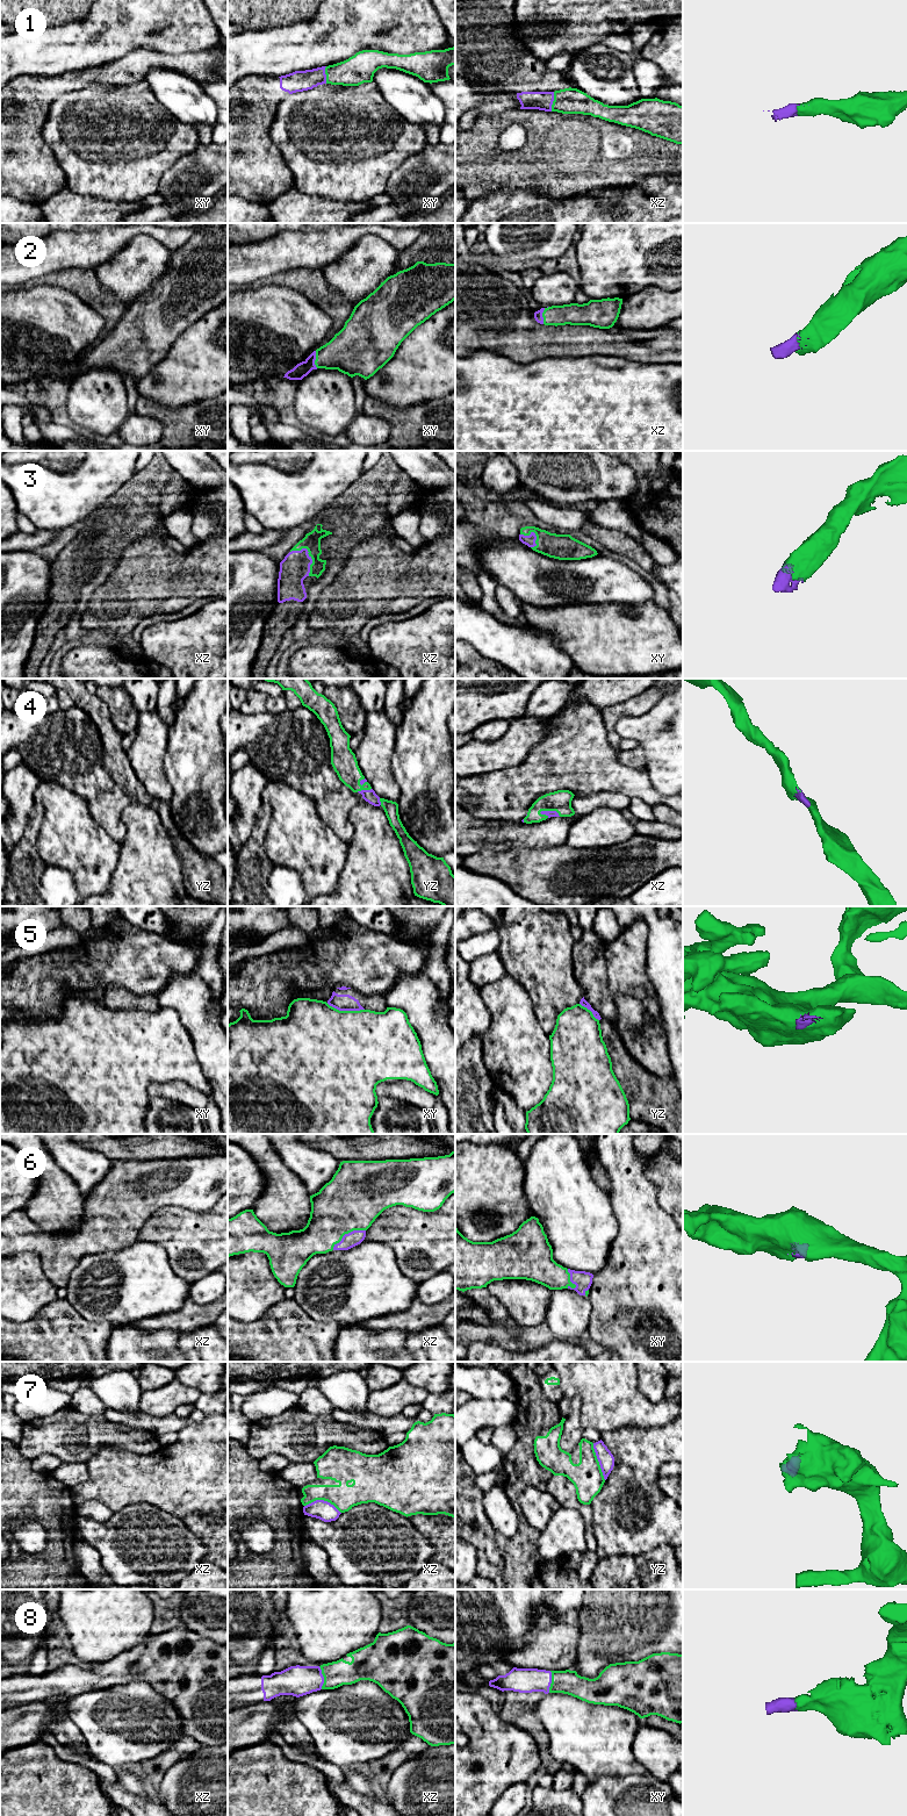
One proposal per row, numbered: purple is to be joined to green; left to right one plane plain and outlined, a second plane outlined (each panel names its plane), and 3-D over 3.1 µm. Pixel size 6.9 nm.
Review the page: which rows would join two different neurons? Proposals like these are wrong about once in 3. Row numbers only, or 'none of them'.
5, 7

